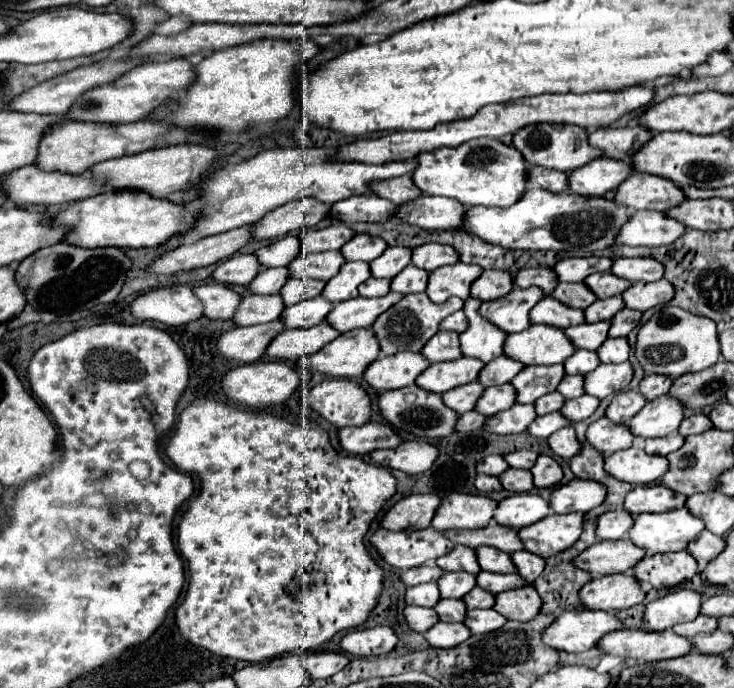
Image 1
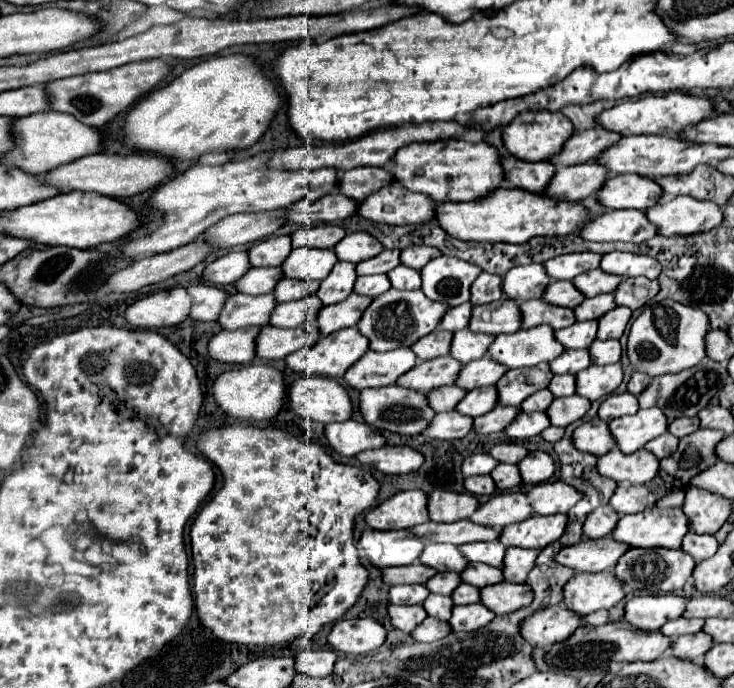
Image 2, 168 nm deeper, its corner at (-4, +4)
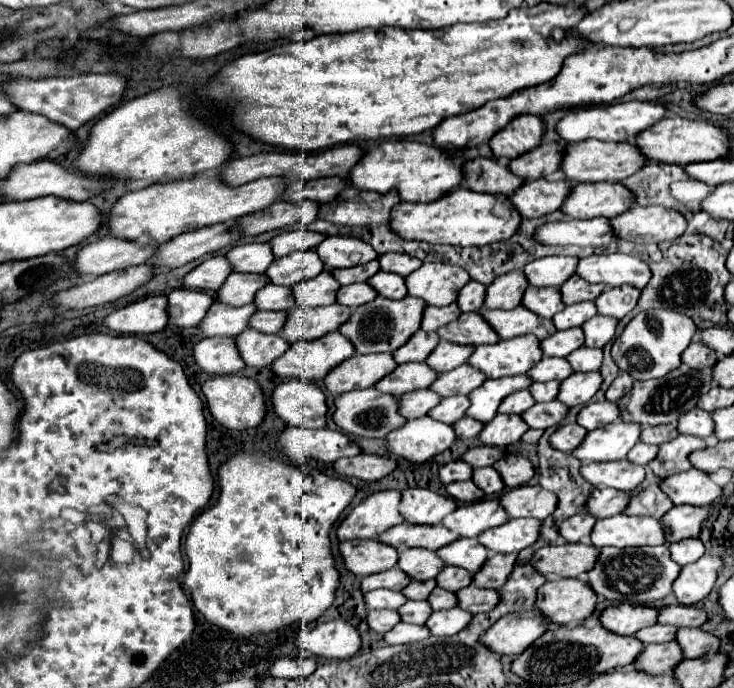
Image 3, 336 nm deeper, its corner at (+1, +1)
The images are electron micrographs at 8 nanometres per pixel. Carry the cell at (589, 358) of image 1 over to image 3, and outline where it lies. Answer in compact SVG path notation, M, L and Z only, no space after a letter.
M542 357L540 363L536 363L536 367L532 367L532 371L528 375L532 375L534 381L564 381L566 377L572 375L572 365L568 363L568 359L556 359L556 357Z

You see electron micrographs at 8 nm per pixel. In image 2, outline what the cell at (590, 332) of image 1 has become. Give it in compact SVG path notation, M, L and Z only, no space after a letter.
M575 322L569 328L557 330L555 340L561 342L567 350L569 348L589 348L597 336L597 322Z

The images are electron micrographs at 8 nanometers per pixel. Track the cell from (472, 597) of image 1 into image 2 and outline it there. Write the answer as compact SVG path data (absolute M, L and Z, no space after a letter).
M461 582L461 584L453 590L451 600L453 600L453 604L473 604L473 602L479 602L479 588Z

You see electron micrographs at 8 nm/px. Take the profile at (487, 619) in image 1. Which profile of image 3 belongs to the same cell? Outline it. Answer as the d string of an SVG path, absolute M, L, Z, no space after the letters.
M452 607L448 611L436 611L428 619L428 629L436 637L450 637L450 635L460 633L464 627L468 627L470 621L472 621L472 613L460 607Z

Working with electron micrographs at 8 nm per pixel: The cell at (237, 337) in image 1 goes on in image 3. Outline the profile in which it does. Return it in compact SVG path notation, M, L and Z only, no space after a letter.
M208 337L194 345L196 365L212 375L230 375L246 367L234 337Z

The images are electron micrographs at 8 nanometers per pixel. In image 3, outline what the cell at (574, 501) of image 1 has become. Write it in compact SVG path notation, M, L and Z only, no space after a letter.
M522 485L502 493L504 509L510 517L546 519L558 507L558 497L540 485Z

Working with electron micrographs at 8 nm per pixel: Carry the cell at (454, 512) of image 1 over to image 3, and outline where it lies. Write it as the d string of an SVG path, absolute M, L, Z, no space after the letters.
M406 489L402 491L402 511L408 523L416 525L438 525L444 517L434 517L436 513L454 513L458 509L452 497L438 495L430 489Z

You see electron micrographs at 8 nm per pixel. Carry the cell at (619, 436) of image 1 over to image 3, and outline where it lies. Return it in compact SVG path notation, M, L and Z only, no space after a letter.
M578 423L574 425L562 425L556 429L556 433L550 437L550 445L558 451L564 451L564 453L572 453L582 441L584 441L584 435L588 431L584 431L584 427L580 427Z

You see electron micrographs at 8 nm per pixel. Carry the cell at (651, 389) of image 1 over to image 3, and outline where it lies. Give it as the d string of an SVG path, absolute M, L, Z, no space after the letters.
M620 373L620 375L614 379L614 383L610 385L610 389L606 391L606 399L610 399L610 401L622 399L622 395L632 389L632 385L634 385L634 379L632 379L630 375L626 375L626 373Z

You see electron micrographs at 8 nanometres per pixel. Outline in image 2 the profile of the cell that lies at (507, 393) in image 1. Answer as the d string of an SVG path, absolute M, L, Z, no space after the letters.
M495 386L475 388L475 390L469 390L465 394L465 398L457 404L457 412L475 418L475 416L481 416L481 414L489 412L491 408L495 408L495 404L497 404L497 390L495 390Z

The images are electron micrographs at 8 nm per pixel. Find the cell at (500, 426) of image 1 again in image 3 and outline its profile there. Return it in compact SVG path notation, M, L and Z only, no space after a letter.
M464 417L464 419L460 419L460 423L454 423L454 427L456 427L458 439L470 439L470 437L480 435L480 431L484 429L484 423L474 417Z

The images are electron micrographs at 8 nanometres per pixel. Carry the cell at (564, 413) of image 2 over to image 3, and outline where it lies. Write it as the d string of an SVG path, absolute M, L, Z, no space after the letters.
M558 399L548 401L548 403L536 403L532 409L524 411L522 419L532 427L532 429L548 429L554 425L560 425L562 419L568 415L568 407L560 403Z

